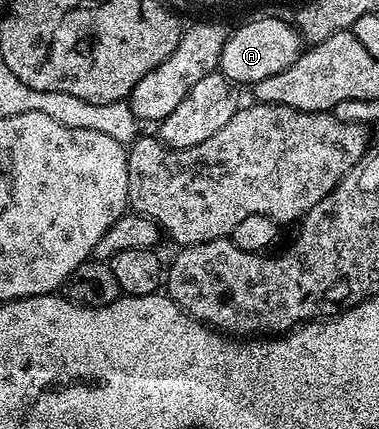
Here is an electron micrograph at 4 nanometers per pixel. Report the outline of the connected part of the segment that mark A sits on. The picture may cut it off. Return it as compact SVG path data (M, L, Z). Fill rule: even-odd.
M260 17L257 21L248 21L245 25L238 26L236 30L233 28L229 32L226 43L222 47L218 69L229 81L233 83L245 81L245 86L251 87L257 81L270 79L270 75L278 75L278 71L286 71L286 67L290 67L290 63L294 63L300 58L301 52L302 38L300 31L291 20L283 21L280 17Z

